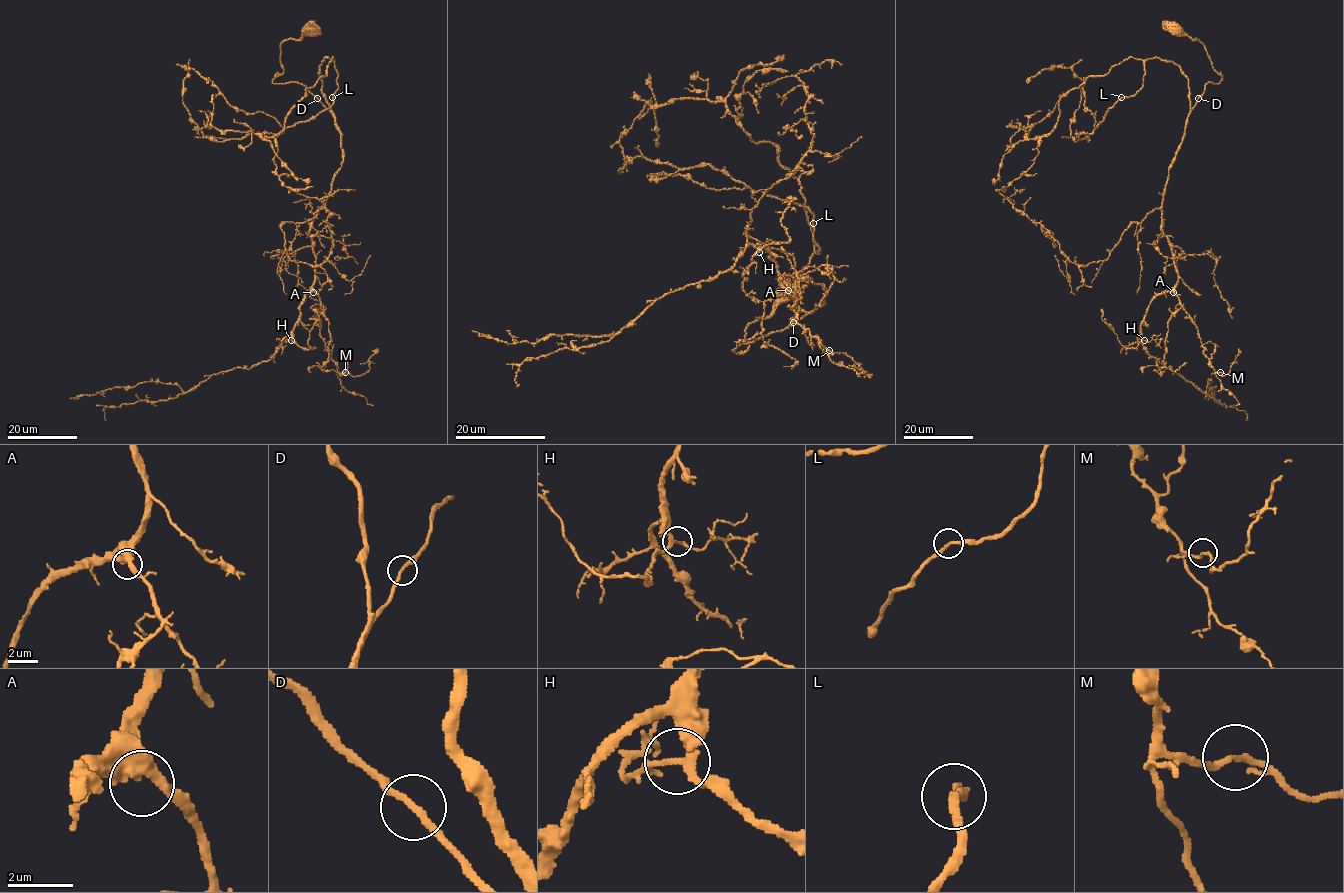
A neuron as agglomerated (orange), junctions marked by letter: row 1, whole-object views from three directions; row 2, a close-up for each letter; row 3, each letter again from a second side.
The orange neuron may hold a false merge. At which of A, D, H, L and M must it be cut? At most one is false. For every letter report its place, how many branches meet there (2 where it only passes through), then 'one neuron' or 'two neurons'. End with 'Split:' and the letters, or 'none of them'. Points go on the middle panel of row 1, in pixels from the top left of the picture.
A: (788, 290) | 2 | one neuron
D: (793, 322) | 2 | one neuron
H: (759, 252) | 3 | one neuron
L: (813, 223) | 2 | one neuron
M: (829, 350) | 2 | one neuron
Split: none of them

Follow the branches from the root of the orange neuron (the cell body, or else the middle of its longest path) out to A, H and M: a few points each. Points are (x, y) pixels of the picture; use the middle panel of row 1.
A: (786, 293), (749, 325), (749, 347), (737, 354), (826, 296), (807, 277), (783, 275), (788, 290)
H: (786, 293), (749, 325), (737, 354), (826, 296), (783, 275), (789, 296), (759, 252)
M: (786, 293), (735, 352), (822, 305), (820, 284), (783, 275), (796, 321), (829, 350)

